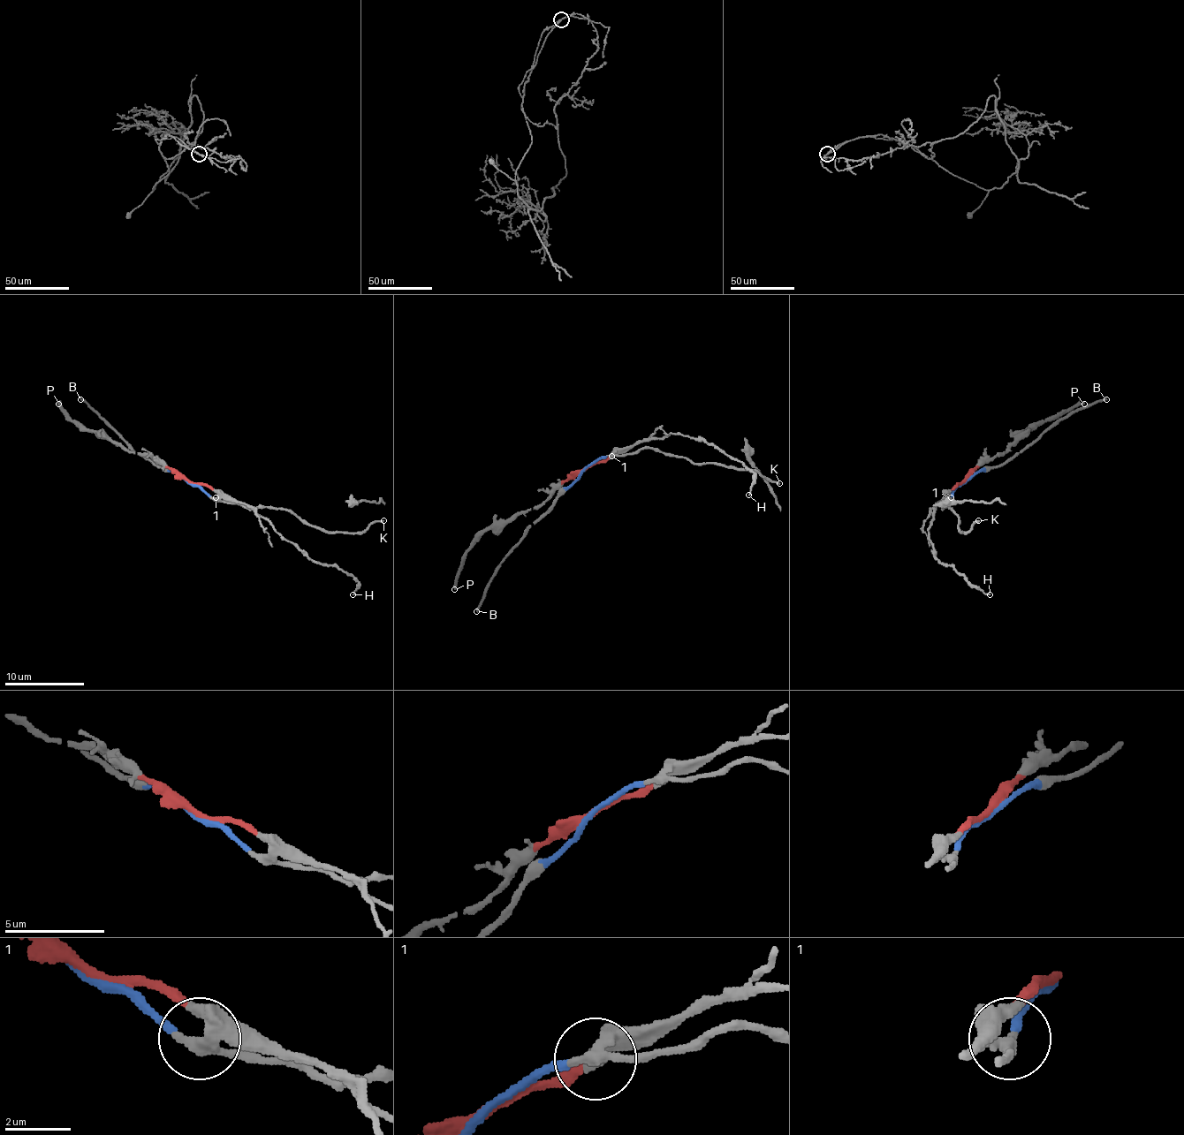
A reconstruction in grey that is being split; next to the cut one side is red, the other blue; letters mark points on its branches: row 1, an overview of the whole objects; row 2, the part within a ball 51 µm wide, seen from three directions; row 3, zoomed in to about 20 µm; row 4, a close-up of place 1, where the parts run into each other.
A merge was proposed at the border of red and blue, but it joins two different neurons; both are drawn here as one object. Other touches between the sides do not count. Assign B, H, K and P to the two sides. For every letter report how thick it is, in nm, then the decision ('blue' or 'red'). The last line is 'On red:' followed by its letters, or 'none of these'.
B: calibre 240 nm; blue
H: calibre 140 nm; red
K: calibre 190 nm; blue
P: calibre 340 nm; red
On red: H, P

